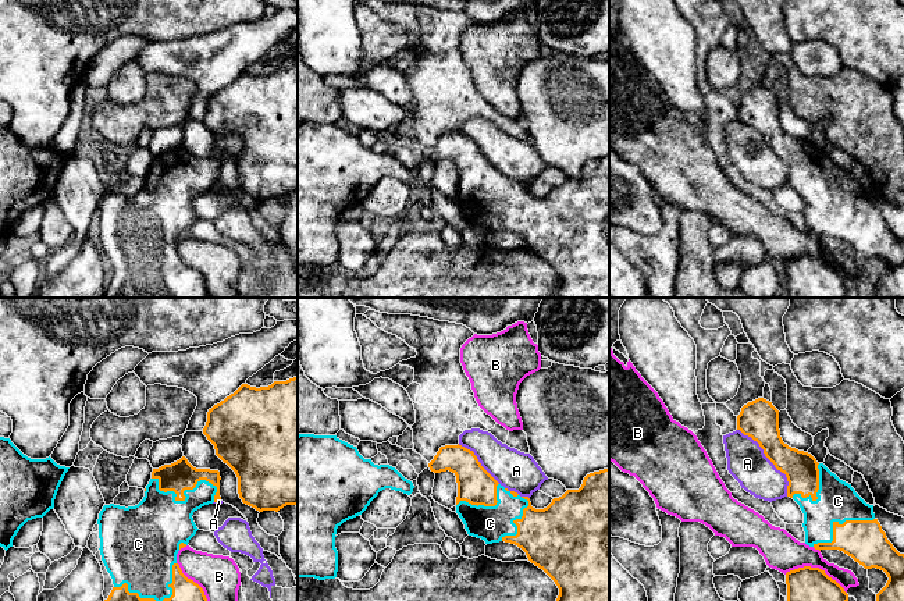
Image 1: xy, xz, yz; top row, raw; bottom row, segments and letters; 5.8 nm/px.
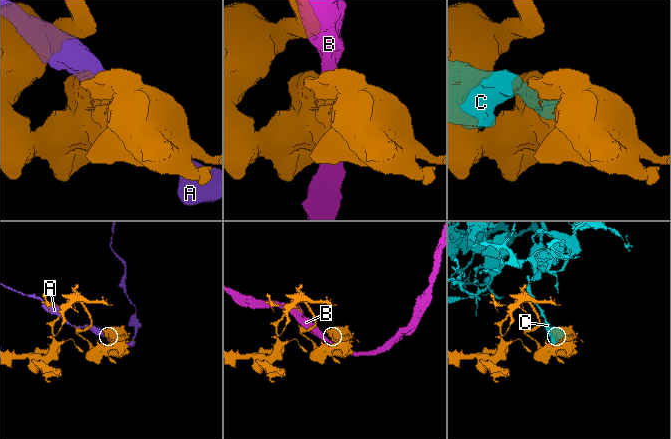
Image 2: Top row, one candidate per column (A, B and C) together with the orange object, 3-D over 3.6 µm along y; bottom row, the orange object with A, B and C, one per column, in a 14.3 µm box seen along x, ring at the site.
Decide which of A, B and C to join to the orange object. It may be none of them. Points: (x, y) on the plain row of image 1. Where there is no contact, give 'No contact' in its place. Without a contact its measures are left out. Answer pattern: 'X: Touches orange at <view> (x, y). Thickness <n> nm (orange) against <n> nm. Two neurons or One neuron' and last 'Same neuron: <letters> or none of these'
A: Touches orange at yz (769, 148). Thickness 220 nm (orange) against 220 nm. Two neurons
B: Touches orange at yz (817, 256). Thickness 360 nm (orange) against 220 nm. Two neurons
C: Touches orange at xy (182, 181). Thickness 170 nm (orange) against 340 nm. One neuron
Same neuron: C

